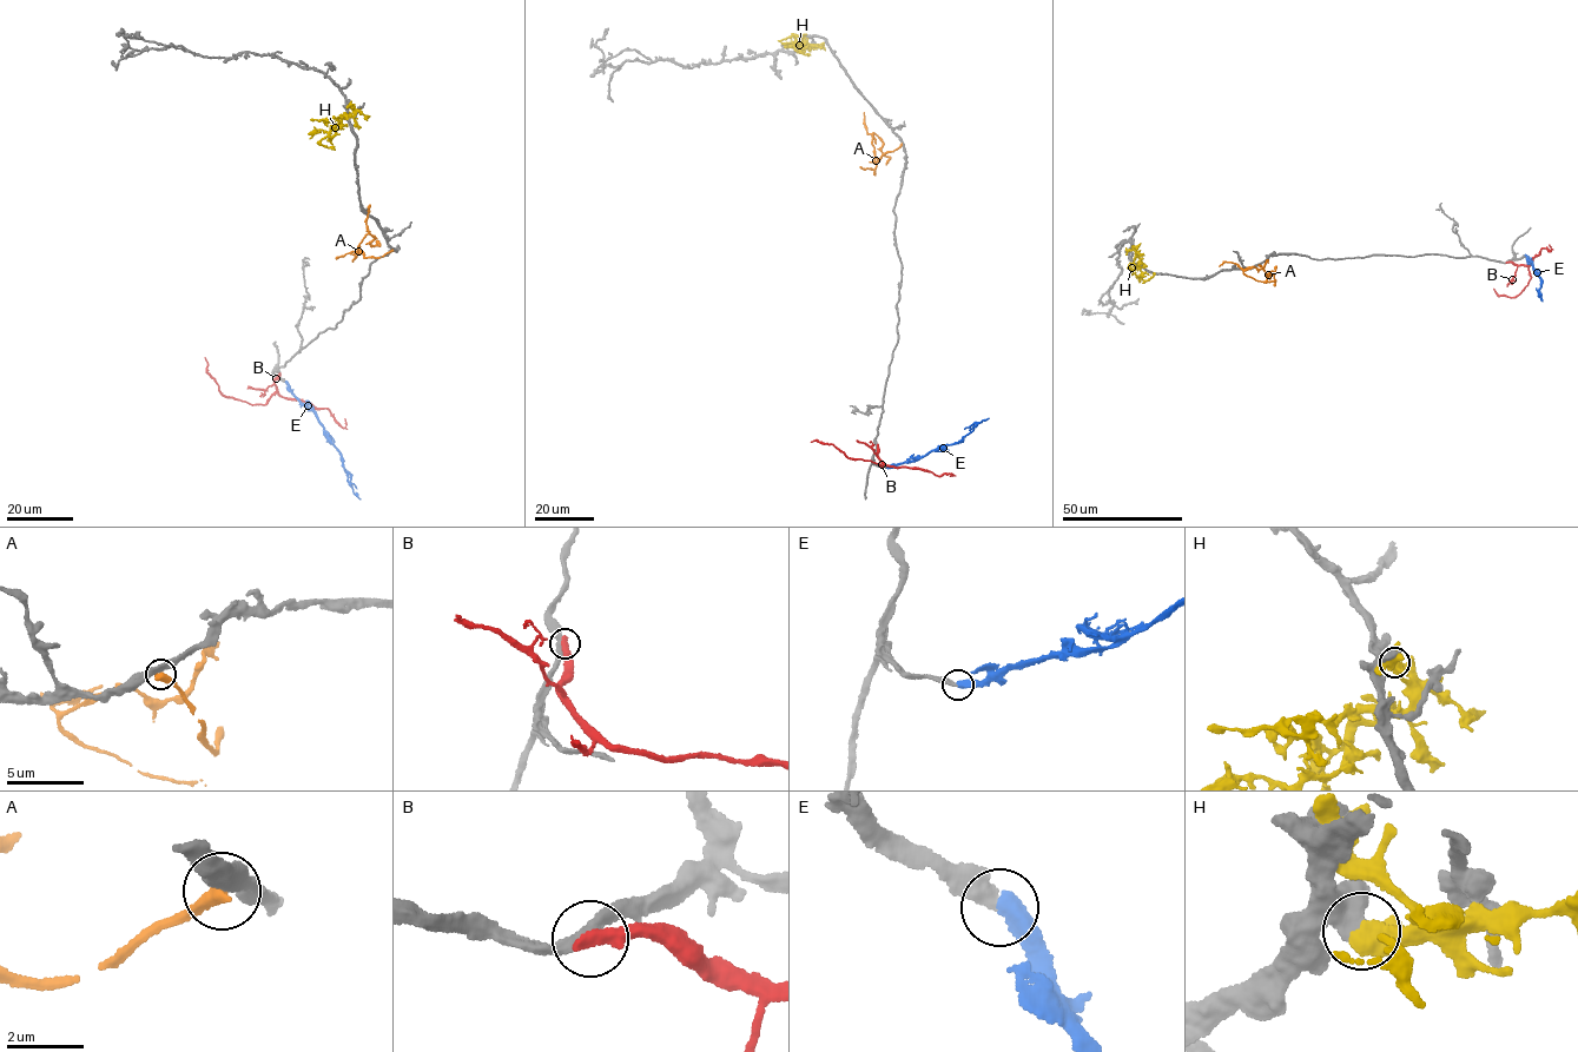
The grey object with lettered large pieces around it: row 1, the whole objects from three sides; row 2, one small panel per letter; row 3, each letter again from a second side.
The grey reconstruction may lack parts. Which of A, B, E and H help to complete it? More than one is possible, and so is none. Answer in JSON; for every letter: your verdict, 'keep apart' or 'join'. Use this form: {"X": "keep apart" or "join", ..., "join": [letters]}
{"A": "keep apart", "B": "keep apart", "E": "join", "H": "keep apart", "join": ["E"]}

